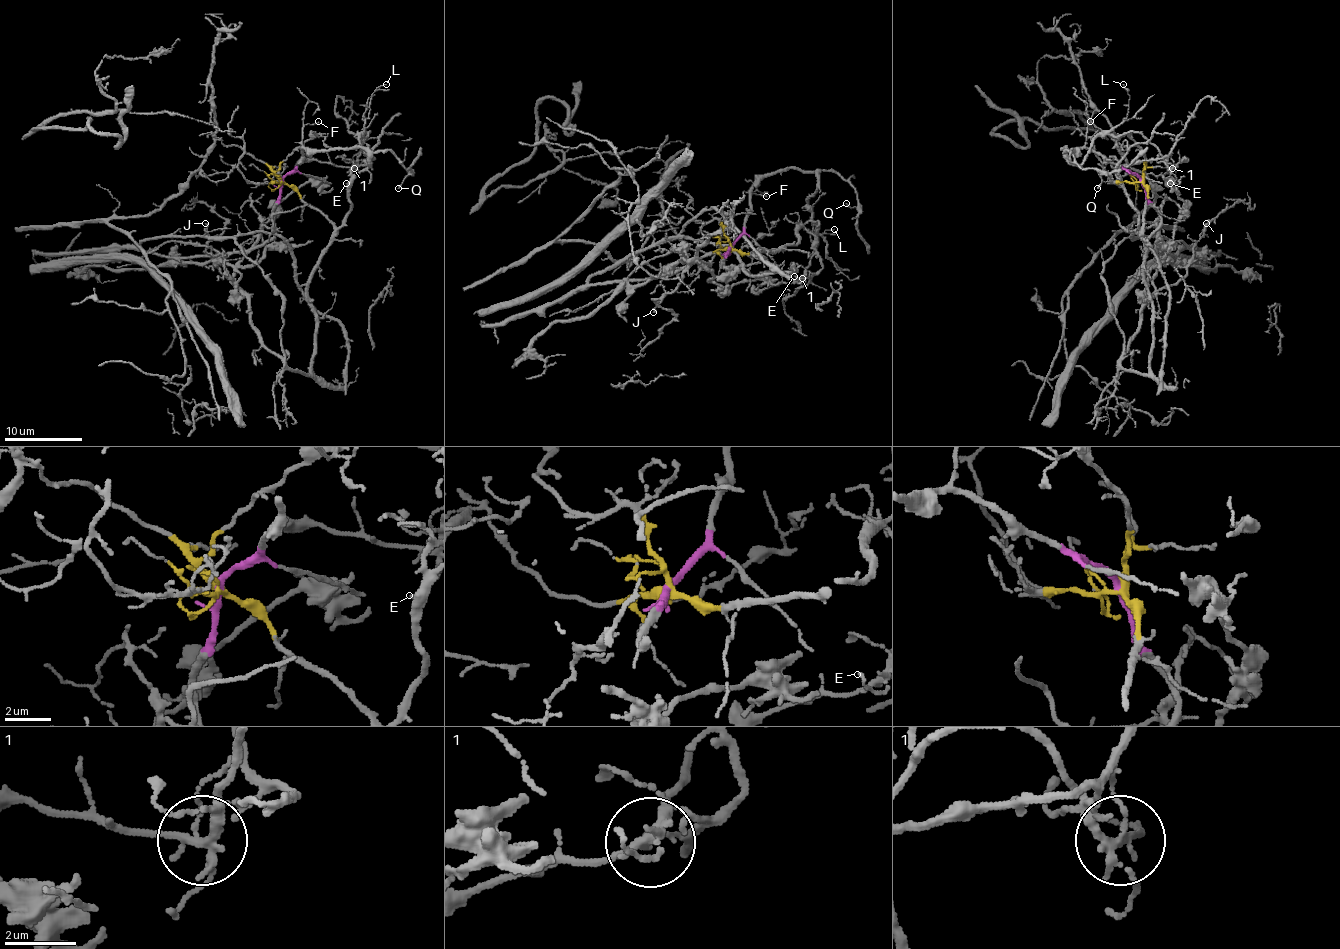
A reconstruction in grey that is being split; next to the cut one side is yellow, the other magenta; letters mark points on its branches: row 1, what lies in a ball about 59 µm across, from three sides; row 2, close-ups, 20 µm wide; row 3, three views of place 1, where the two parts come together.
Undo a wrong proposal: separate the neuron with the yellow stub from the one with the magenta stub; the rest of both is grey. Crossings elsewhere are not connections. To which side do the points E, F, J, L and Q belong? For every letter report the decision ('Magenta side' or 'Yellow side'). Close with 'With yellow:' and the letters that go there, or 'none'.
E: Yellow side
F: Magenta side
J: Yellow side
L: Magenta side
Q: Magenta side
With yellow: E, J

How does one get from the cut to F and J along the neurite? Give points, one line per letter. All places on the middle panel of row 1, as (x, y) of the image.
F: (731, 246), (746, 220), (750, 191), (766, 197)
J: (731, 246), (746, 254), (782, 248), (758, 258), (733, 226), (717, 230), (652, 312)

